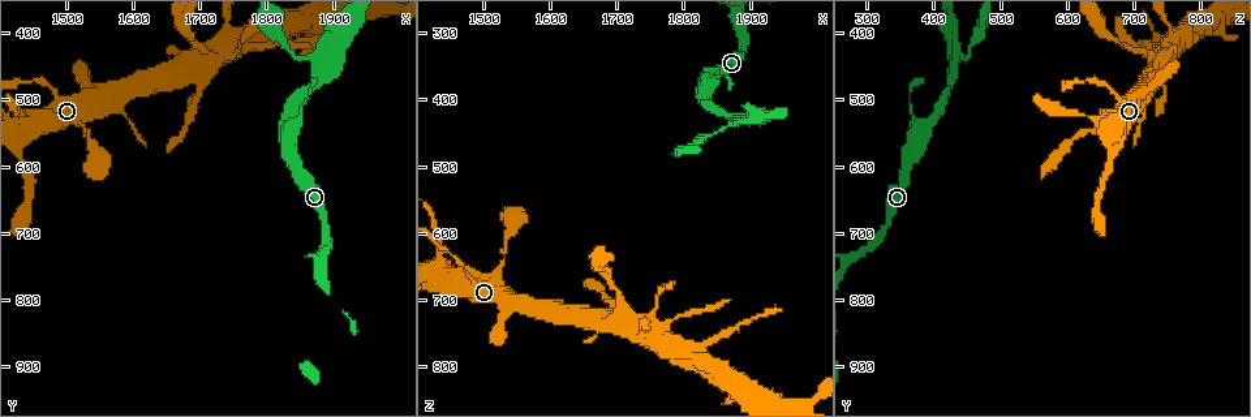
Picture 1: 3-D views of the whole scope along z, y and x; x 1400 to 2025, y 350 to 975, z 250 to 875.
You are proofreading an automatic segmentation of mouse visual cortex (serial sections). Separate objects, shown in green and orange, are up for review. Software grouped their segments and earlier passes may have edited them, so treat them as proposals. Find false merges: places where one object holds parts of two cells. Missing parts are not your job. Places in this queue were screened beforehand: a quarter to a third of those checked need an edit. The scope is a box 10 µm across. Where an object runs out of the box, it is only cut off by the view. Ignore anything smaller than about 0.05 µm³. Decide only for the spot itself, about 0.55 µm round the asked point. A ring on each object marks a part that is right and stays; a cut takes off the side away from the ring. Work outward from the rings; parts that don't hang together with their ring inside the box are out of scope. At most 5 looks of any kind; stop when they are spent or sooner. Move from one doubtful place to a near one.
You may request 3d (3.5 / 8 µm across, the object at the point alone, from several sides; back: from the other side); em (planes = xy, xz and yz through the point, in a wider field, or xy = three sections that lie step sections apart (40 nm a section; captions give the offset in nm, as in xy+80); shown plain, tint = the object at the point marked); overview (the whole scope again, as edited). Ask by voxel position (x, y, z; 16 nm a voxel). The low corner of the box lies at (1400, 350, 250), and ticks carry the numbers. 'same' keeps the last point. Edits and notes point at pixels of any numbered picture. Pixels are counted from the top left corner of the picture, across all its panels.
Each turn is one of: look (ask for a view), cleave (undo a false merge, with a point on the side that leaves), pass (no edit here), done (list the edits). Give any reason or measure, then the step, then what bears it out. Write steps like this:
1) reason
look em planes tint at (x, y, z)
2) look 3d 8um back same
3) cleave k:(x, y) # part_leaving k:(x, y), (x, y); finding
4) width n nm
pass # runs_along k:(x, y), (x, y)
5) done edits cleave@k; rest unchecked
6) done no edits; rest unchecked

thin arm on a thick one
look 3d 3.5um at (1705, 440, 740)

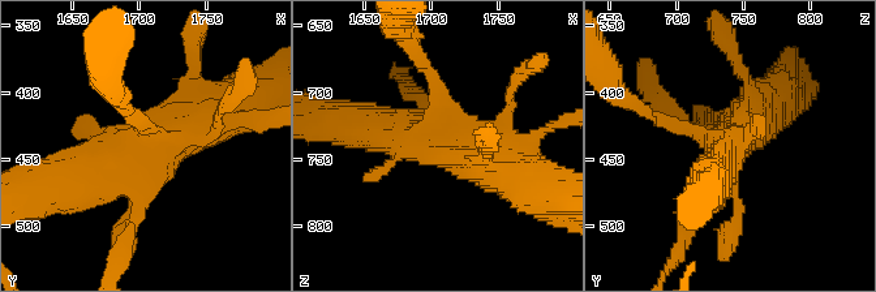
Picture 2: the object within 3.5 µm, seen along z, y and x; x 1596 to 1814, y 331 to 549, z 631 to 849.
look em planes tint at (1704, 446, 738)

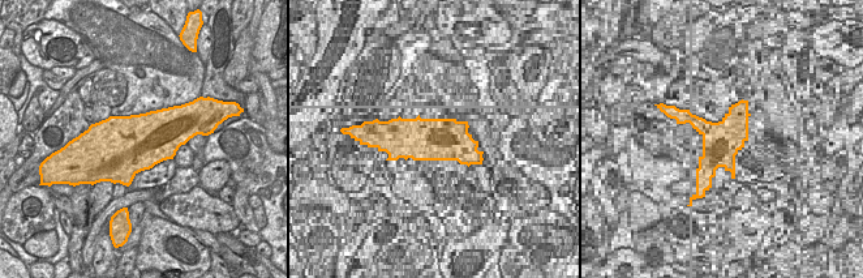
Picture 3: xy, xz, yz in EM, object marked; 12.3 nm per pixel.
pass # runs_along 2:(65, 180), (157, 151), (217, 111); continuous, no second cell

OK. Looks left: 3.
side arm on a straight run
look 3d 3.5um at (1885, 440, 430)

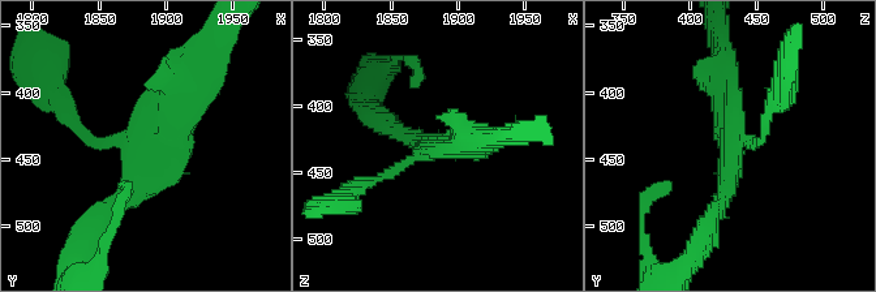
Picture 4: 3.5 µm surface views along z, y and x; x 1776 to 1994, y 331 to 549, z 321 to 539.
now the EM
look em planes tint at (1880, 446, 430)

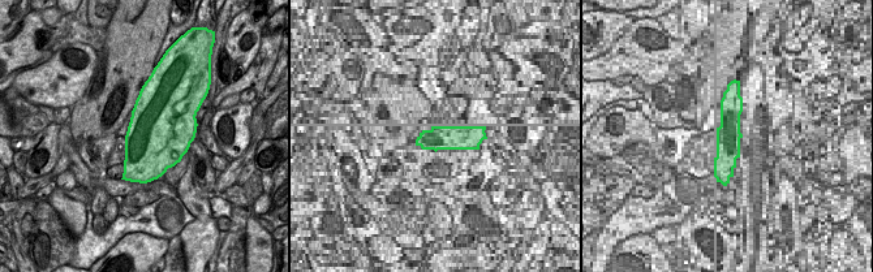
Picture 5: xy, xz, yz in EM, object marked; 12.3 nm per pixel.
pass # runs_along 4:(97, 219), (177, 128), (181, 84); all the same cell

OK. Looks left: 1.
done no edits; rest unchecked

